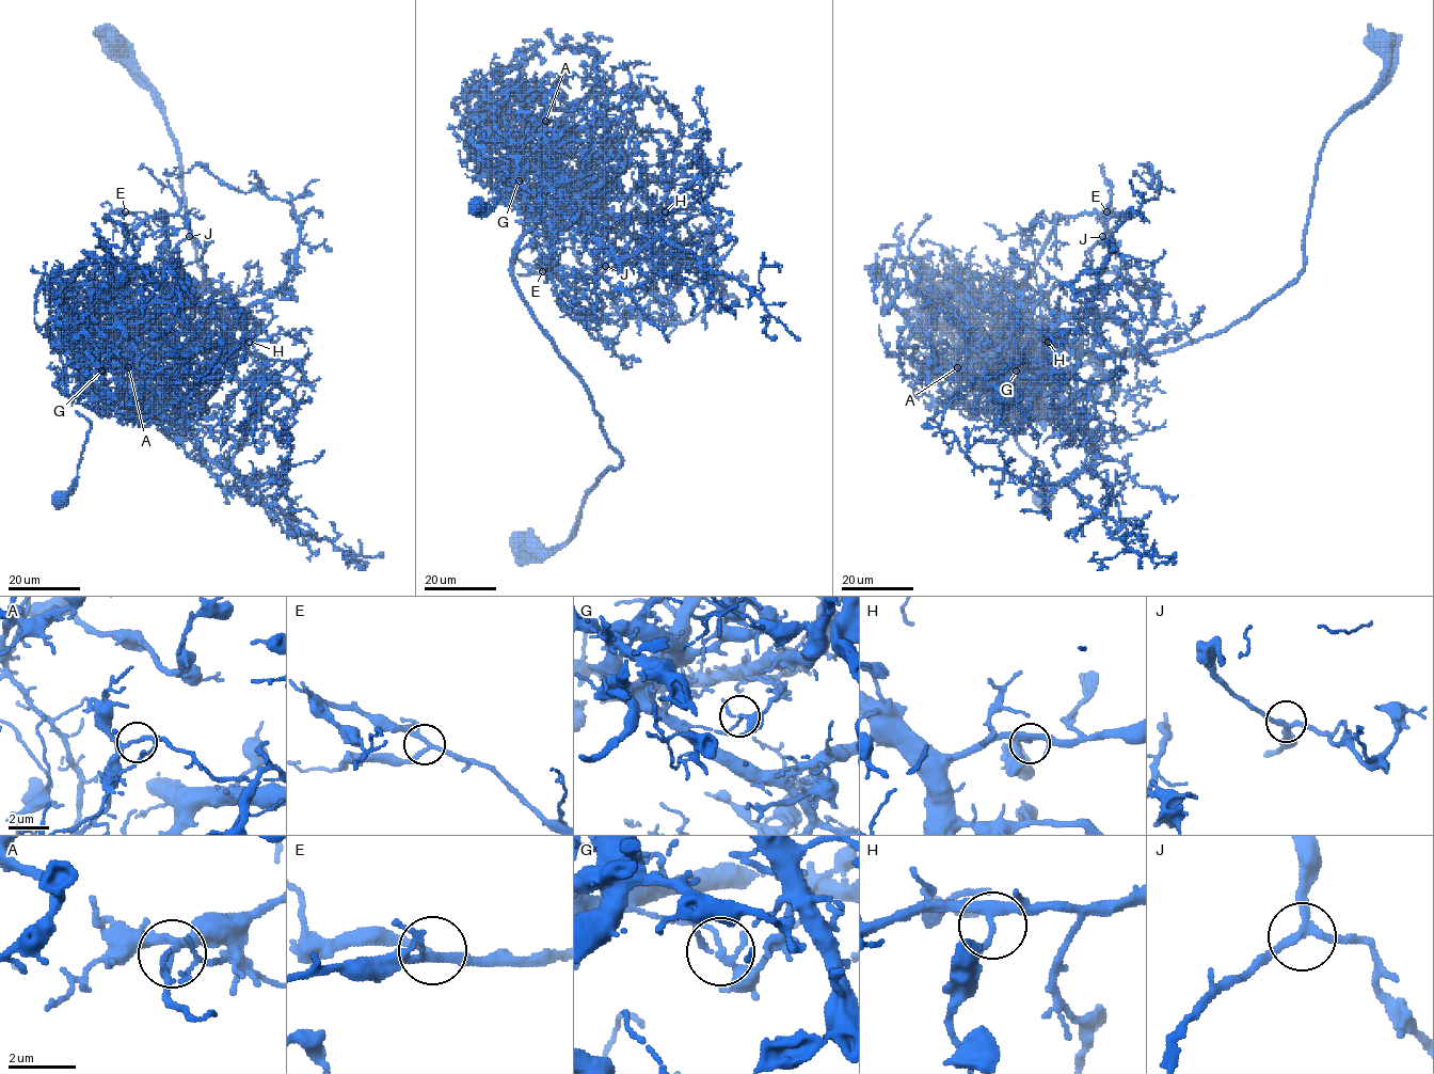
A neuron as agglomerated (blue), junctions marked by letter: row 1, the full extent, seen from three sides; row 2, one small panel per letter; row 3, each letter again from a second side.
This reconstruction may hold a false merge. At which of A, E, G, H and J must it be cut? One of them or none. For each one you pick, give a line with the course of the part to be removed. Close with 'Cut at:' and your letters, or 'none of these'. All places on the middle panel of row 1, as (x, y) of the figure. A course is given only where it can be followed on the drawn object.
G: Course of the part to remove: (519, 180), (509, 183), (521, 189), (536, 188), (602, 161), (604, 137), (628, 108), (631, 74), (624, 64)
Cut at: G

